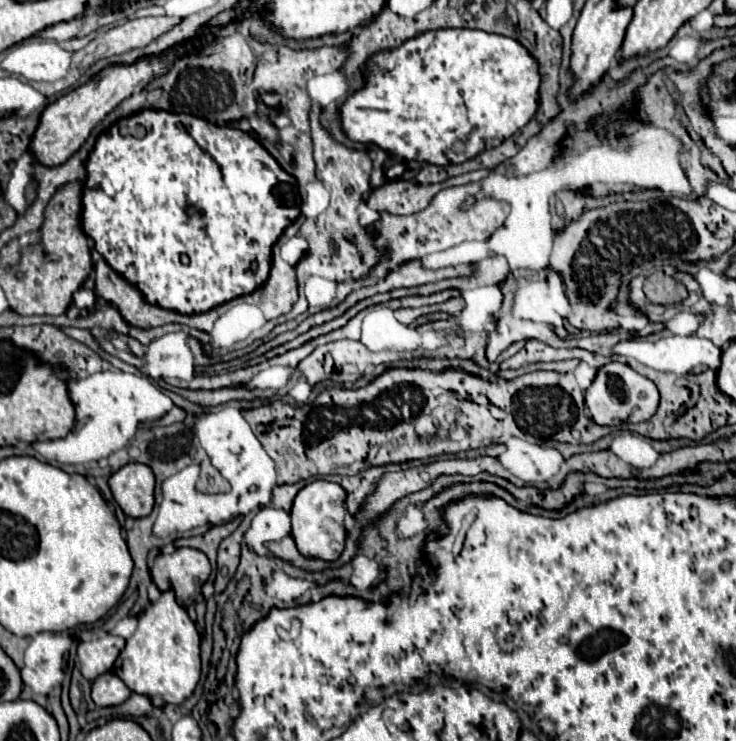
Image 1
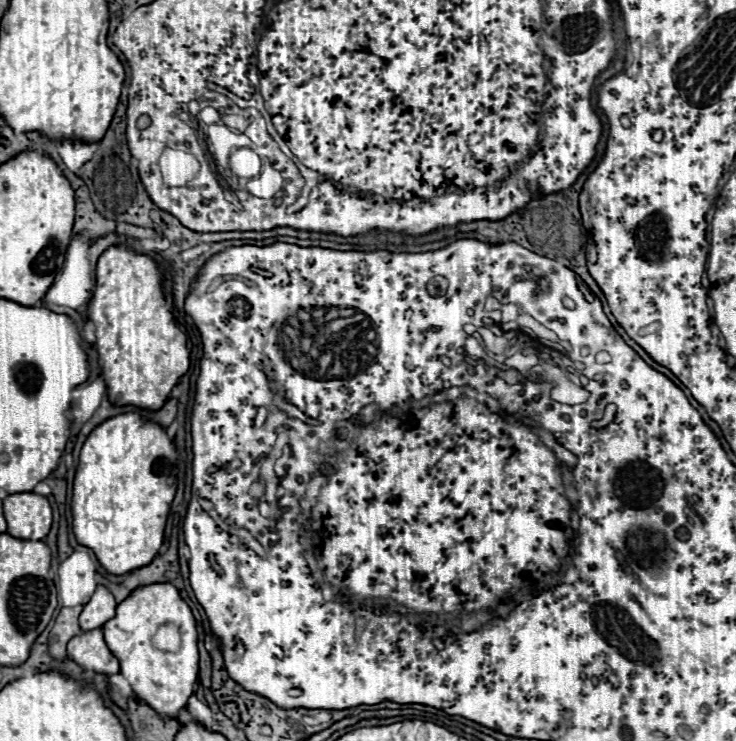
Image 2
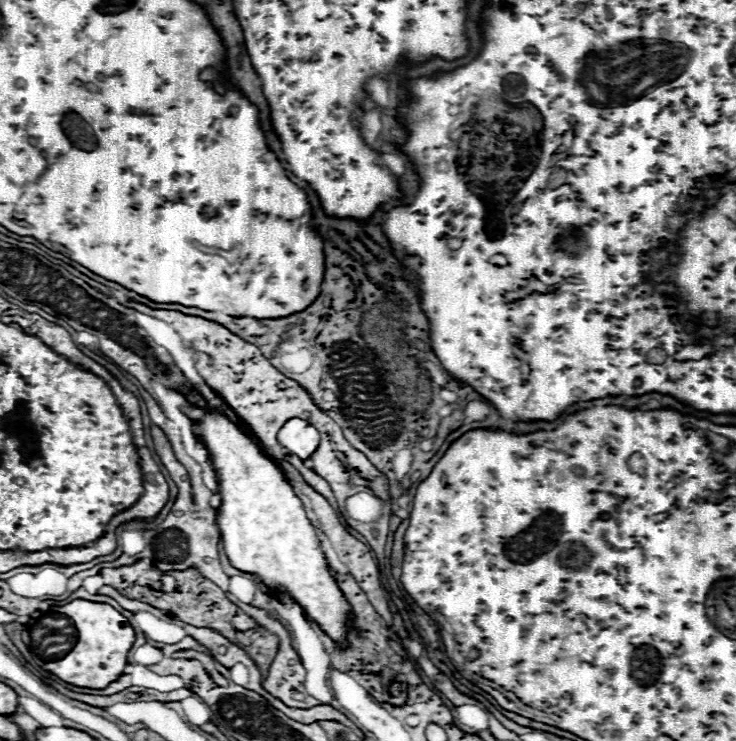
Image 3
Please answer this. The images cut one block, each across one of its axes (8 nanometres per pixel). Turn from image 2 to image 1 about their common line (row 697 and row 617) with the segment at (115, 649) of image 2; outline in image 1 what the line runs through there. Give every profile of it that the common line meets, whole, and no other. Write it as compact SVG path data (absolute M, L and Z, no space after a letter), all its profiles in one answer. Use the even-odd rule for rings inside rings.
M172 590L162 592L160 598L148 604L138 616L138 628L126 640L112 672L118 674L132 692L144 696L160 694L164 702L170 704L180 704L194 692L200 680L200 634L186 608L176 602Z

